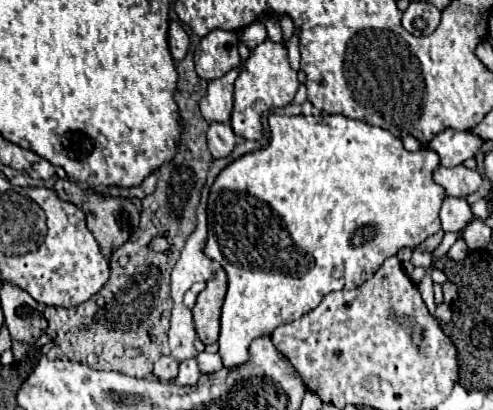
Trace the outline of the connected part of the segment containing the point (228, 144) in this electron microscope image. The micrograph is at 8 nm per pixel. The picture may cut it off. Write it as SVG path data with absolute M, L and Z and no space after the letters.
M212 122L208 128L208 148L212 152L212 158L226 158L232 154L236 146L236 136L230 126Z

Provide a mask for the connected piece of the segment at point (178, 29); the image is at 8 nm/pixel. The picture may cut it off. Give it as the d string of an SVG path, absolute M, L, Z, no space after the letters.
M170 22L168 44L170 44L170 52L172 52L174 60L182 60L186 56L188 46L190 46L190 38L188 38L186 30L178 22Z

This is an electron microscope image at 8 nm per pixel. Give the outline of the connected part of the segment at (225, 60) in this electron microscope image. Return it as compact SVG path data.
M212 30L196 46L194 64L198 76L204 80L216 80L232 68L238 68L240 54L236 34L226 30Z

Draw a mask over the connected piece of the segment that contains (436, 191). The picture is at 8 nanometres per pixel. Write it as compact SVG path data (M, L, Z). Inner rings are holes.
M272 114L268 118L268 124L270 124L270 132L272 132L272 140L270 140L268 148L246 154L240 160L232 162L226 170L222 170L220 176L216 178L216 182L210 190L210 198L208 198L208 242L206 242L204 252L208 258L222 264L222 268L228 274L228 292L226 292L226 300L222 306L222 330L220 330L220 338L218 338L218 346L220 346L218 354L224 362L224 368L234 368L234 366L244 364L248 360L248 346L254 338L270 336L274 332L274 328L298 320L300 316L304 316L306 312L316 308L328 292L342 290L344 286L348 286L348 288L360 286L362 282L372 278L374 272L384 264L384 260L394 256L400 248L414 248L424 238L436 234L440 230L438 212L440 212L442 202L446 198L444 188L440 188L432 180L436 168L440 166L440 156L436 156L436 152L432 152L432 150L408 152L408 150L404 150L402 140L384 128L368 126L360 120L350 120L350 118L344 118L338 114L334 114L332 120L322 114L320 116L278 116L278 114ZM338 264L342 264L344 270L342 270L342 278L334 280L330 276Z

